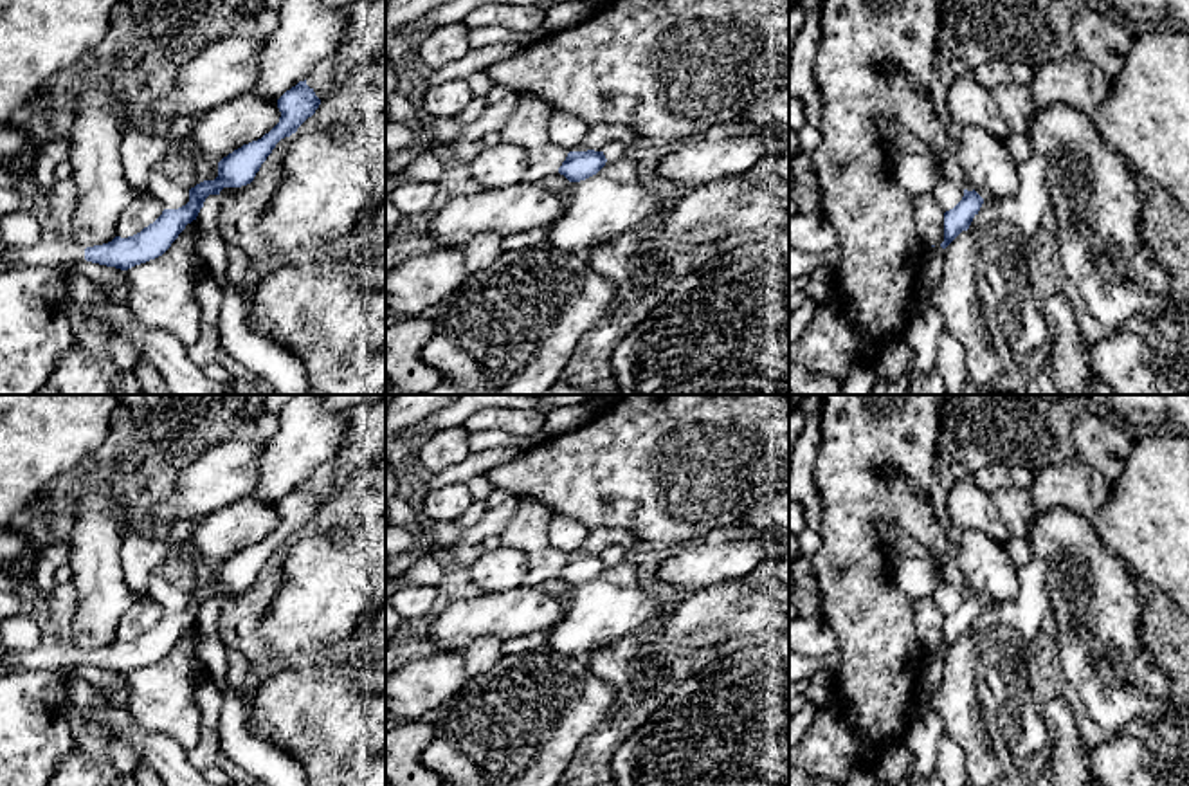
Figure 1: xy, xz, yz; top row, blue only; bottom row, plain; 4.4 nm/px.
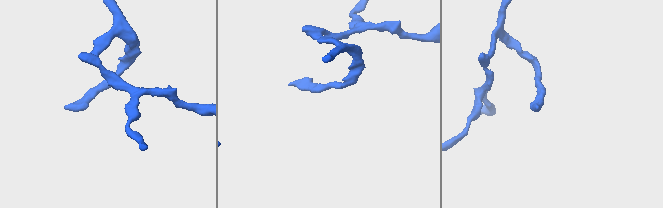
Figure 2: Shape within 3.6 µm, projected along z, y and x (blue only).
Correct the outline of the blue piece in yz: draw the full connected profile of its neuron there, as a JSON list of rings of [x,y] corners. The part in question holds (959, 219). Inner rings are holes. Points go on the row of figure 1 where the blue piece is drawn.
[[[964,189],[962,200],[949,211],[944,213],[944,242],[946,249],[962,231],[967,231],[973,218],[978,215],[984,198],[973,189]]]

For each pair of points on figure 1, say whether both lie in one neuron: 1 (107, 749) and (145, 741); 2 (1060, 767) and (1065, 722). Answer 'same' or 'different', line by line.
1: different
2: same

